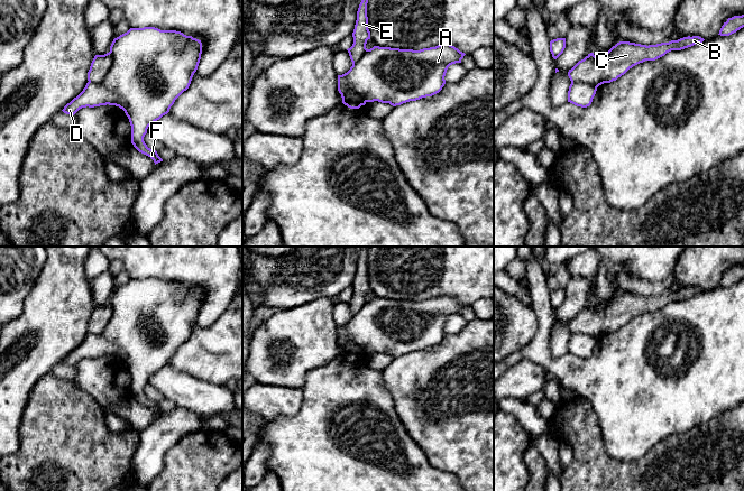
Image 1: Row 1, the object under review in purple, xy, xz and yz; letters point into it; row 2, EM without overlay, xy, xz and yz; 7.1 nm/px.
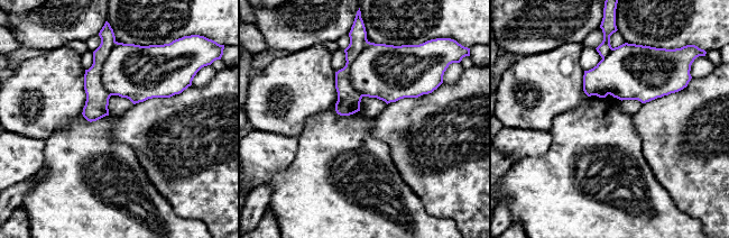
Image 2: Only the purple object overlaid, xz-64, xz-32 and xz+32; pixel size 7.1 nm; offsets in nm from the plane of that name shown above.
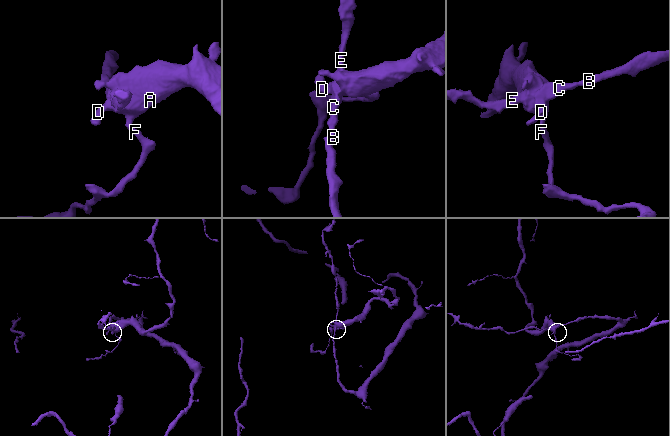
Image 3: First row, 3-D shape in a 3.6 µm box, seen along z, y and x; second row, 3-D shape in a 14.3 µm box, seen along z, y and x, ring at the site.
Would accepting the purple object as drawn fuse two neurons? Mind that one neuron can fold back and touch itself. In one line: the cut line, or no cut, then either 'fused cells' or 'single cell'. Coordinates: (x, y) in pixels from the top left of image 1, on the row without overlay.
cut in xy along (109, 303), (111, 317), (108, 324), (99, 333), (89, 333); fused cells

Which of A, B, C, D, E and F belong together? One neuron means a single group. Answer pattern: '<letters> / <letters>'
A D F / B C E

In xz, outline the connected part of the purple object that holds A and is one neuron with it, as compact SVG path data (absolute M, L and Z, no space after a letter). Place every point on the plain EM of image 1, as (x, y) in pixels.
M450 295L420 302L374 297L347 324L338 326L338 342L342 346L346 341L350 341L360 345L366 353L401 356L439 344L446 335L448 318L461 314L465 306Z

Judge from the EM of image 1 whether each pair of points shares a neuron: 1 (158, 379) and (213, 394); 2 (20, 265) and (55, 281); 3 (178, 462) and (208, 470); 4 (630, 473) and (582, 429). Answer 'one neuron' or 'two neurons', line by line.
1: one neuron
2: two neurons
3: one neuron
4: one neuron

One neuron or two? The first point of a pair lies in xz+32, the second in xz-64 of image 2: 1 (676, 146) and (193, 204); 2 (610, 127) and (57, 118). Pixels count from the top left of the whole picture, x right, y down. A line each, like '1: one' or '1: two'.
1: one
2: two

